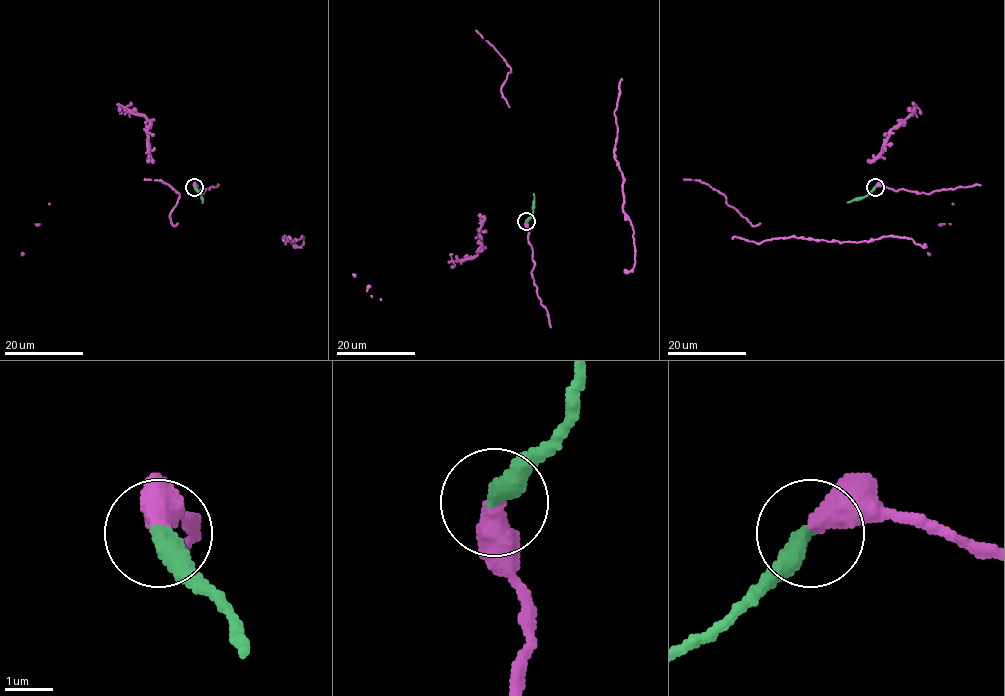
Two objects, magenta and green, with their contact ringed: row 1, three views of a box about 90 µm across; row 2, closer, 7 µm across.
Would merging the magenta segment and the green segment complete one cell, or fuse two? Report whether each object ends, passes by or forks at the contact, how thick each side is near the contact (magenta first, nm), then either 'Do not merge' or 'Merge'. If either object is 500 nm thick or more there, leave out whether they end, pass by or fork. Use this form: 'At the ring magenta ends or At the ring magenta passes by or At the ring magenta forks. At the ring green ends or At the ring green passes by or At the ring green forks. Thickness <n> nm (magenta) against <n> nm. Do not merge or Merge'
Thickness 500 nm (magenta) against 440 nm. Merge

